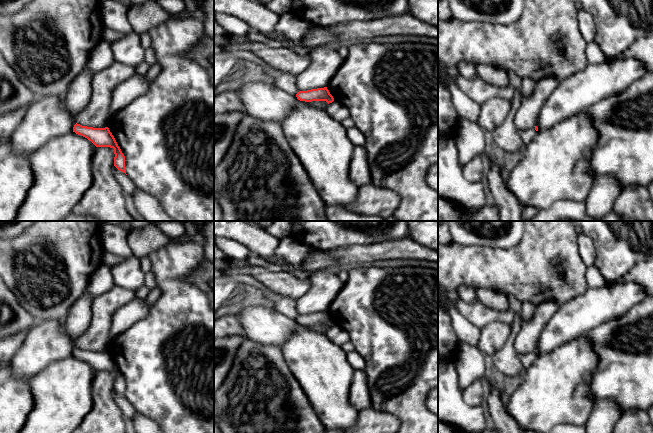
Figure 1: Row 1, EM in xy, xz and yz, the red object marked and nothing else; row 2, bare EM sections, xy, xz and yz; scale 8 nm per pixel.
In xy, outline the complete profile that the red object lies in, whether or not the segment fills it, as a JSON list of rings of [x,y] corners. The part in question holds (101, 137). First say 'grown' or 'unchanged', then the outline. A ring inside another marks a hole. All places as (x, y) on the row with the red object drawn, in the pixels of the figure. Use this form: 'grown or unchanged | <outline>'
unchanged | [[[75,124],[73,132],[81,135],[91,141],[96,147],[110,147],[114,149],[114,166],[121,172],[126,174],[125,156],[118,146],[114,136],[108,127],[93,128]]]

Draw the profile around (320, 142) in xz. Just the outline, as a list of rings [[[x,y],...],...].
[[[298,100],[296,107],[281,124],[282,130],[317,192],[327,206],[343,209],[356,202],[360,188],[351,180],[350,162],[354,145],[344,125],[327,114],[325,109]]]

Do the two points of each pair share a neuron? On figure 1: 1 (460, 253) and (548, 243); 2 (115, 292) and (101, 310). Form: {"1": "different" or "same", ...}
{"1": "same", "2": "same"}

